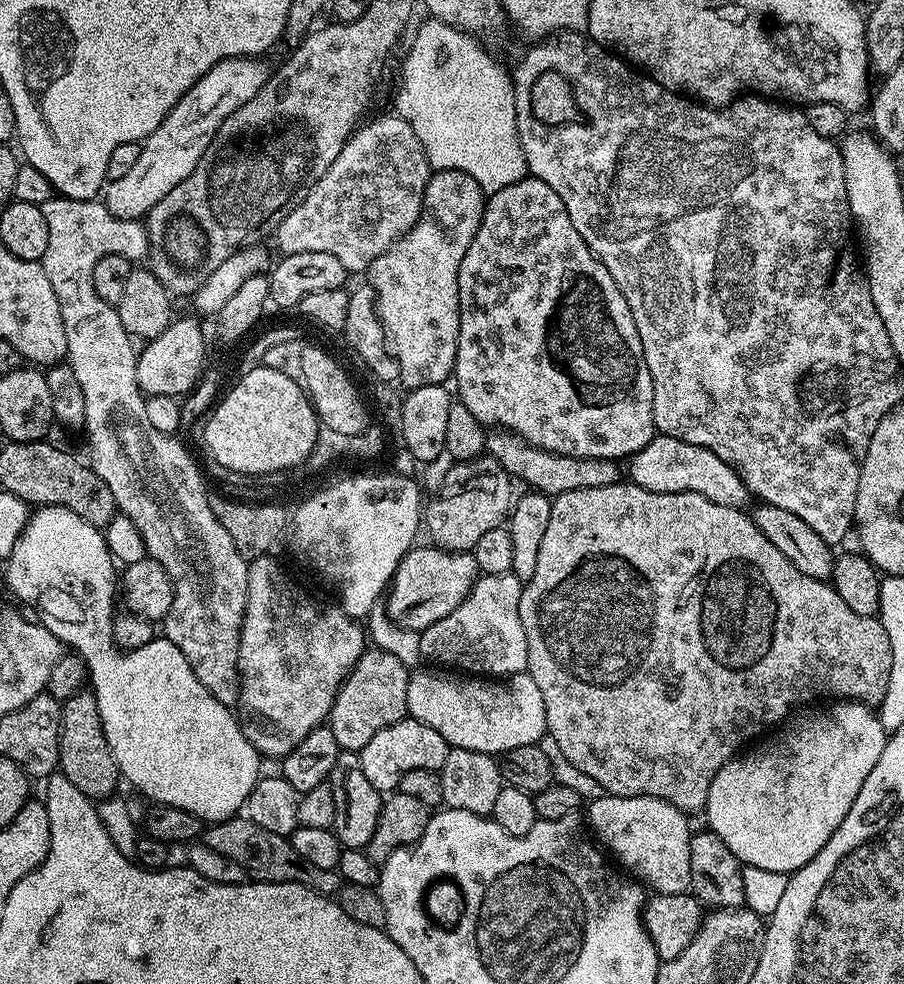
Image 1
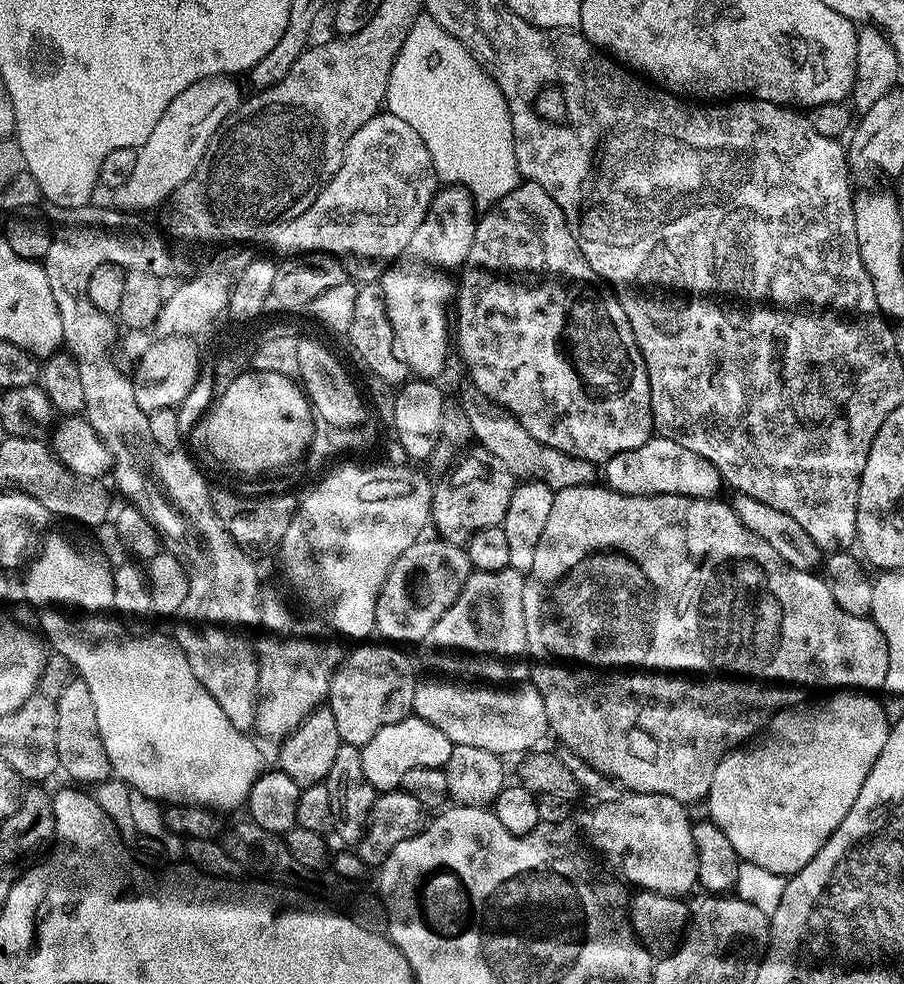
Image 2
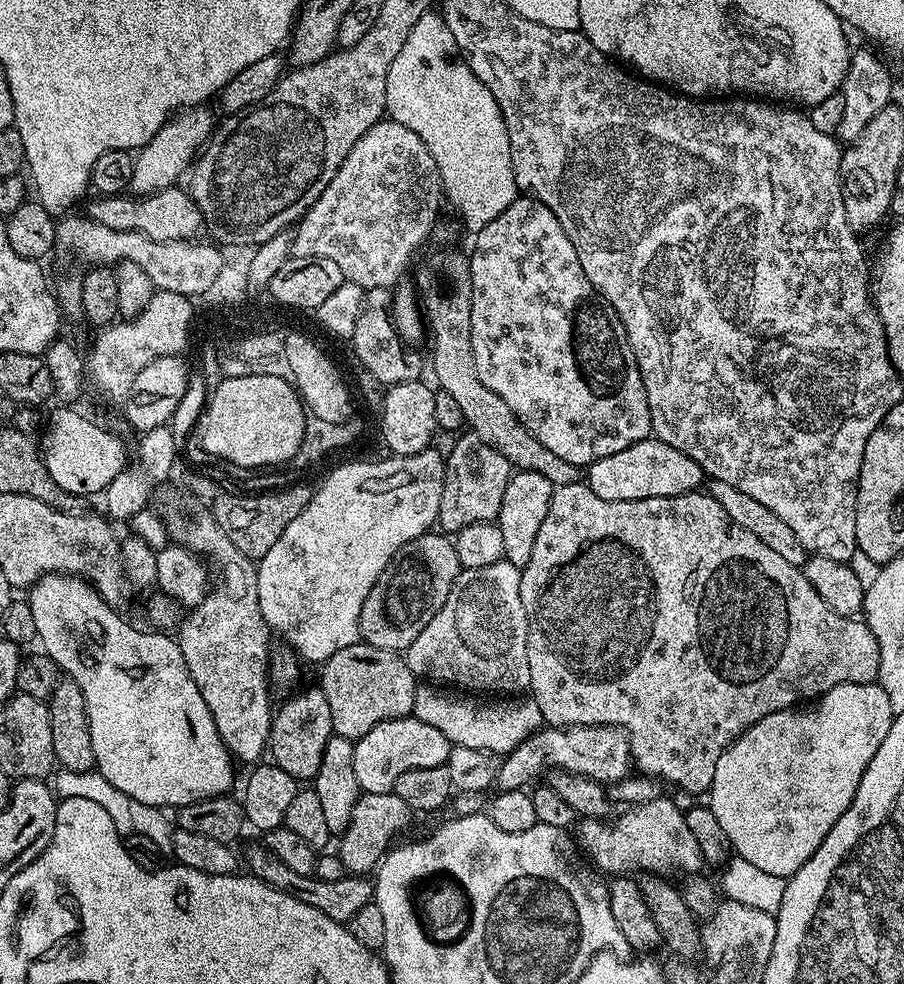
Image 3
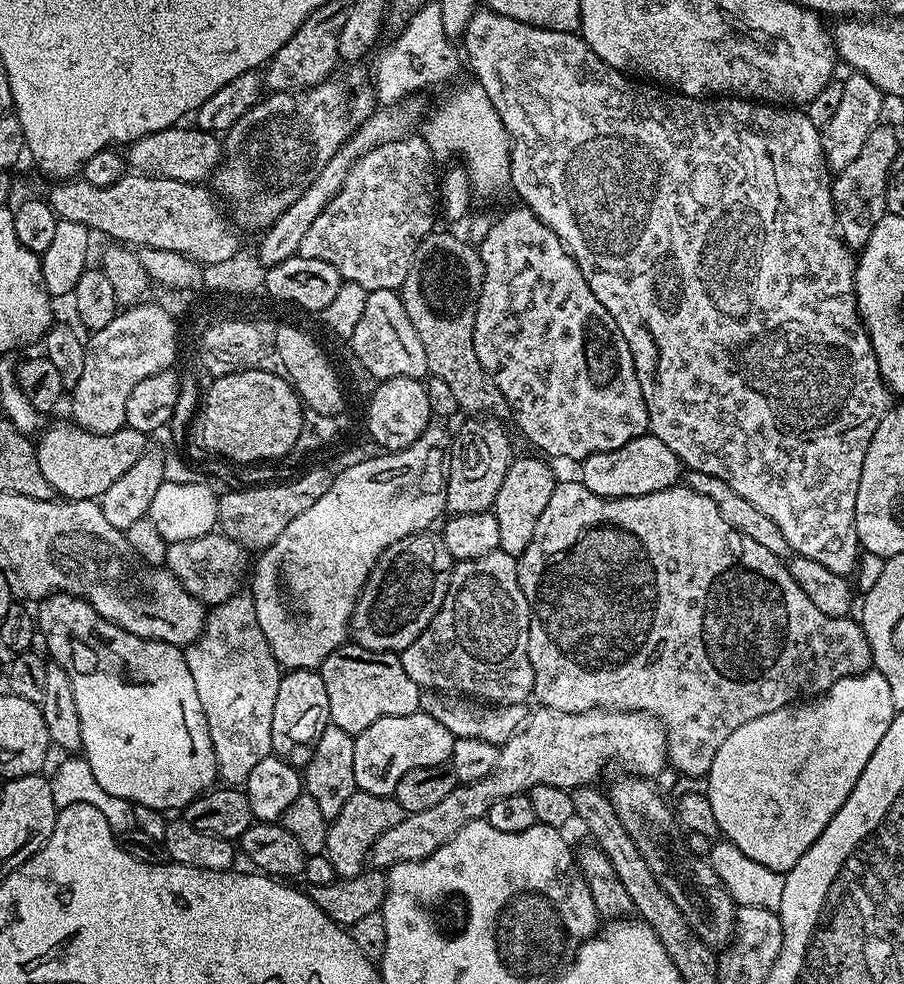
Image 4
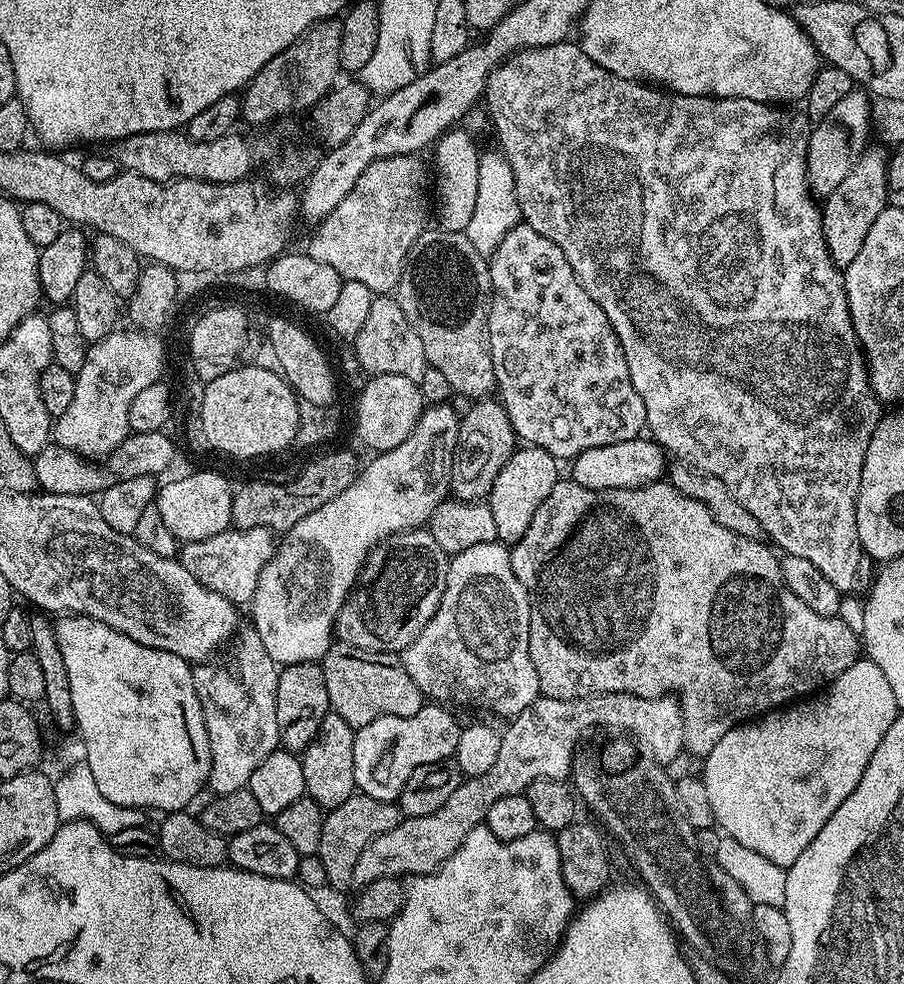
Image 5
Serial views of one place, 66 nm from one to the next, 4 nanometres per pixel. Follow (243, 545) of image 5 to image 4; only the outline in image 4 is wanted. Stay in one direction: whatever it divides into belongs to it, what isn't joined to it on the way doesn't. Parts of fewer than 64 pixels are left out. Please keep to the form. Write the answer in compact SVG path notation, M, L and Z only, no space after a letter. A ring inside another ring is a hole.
M213 530L202 537L169 544L164 564L172 576L178 578L178 582L182 582L186 591L194 594L194 598L198 598L201 604L219 606L241 591L240 579L243 576L245 579L246 576L244 556L245 549L241 548L238 542Z

